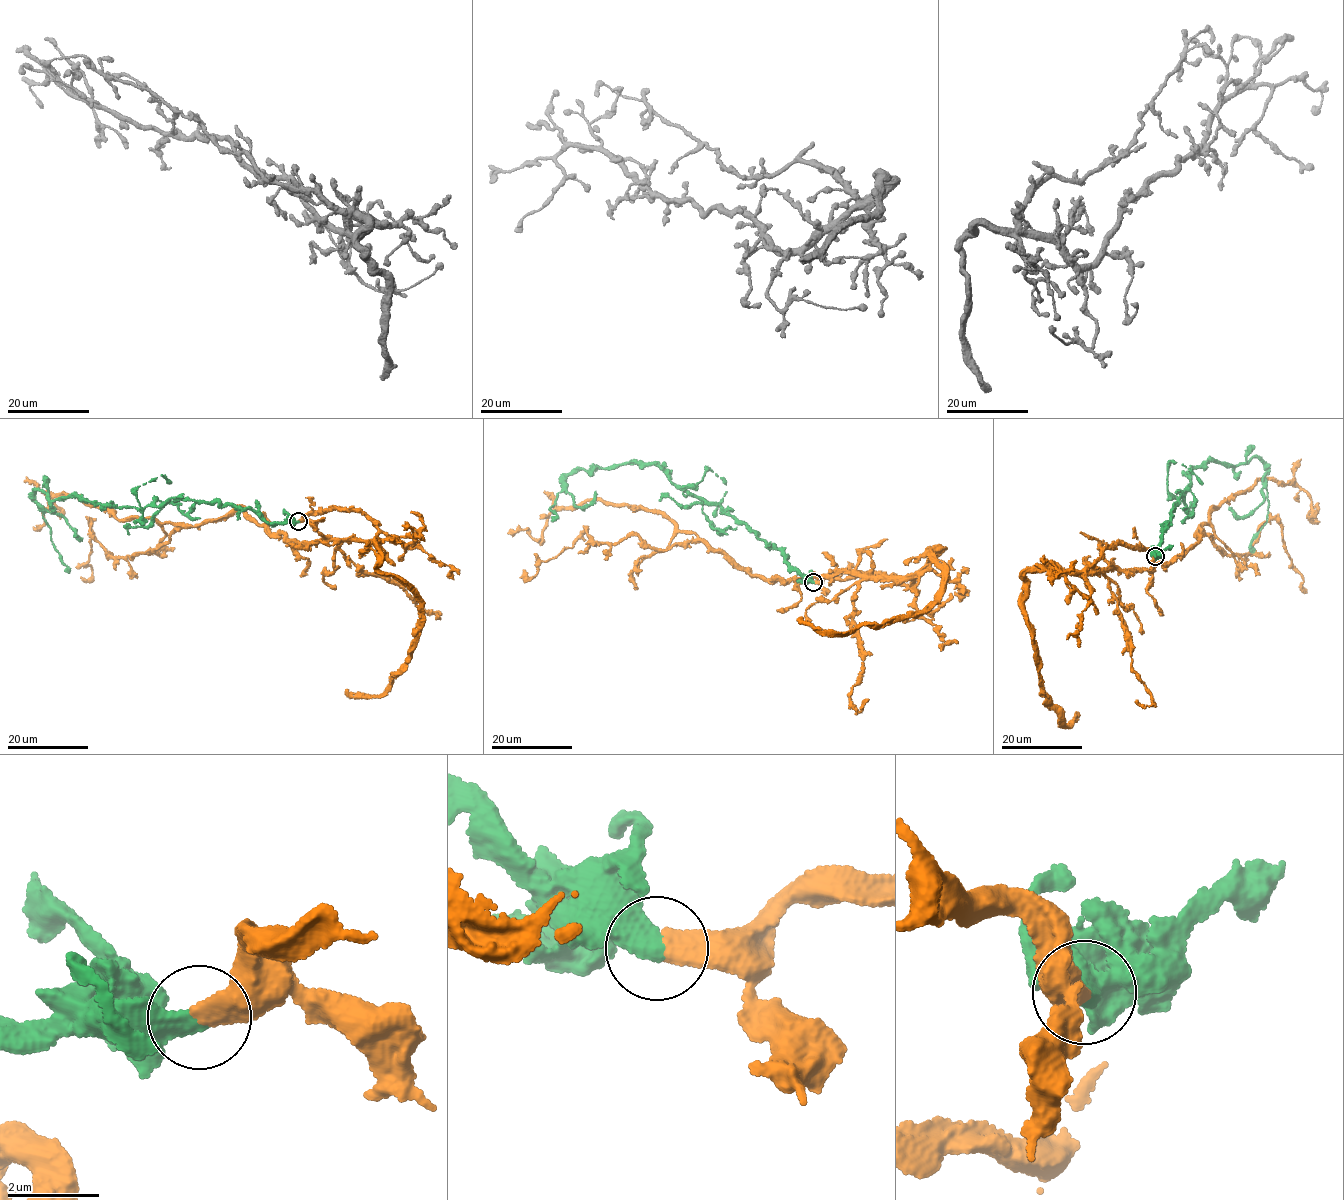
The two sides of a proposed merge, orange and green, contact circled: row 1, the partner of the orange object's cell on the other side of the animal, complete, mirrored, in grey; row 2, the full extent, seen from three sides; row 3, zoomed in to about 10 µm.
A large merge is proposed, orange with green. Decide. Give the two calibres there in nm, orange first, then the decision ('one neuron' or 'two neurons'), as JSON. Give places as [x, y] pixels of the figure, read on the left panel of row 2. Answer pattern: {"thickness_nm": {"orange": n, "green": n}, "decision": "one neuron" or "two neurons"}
{"thickness_nm": {"orange": 500, "green": 550}, "decision": "one neuron"}

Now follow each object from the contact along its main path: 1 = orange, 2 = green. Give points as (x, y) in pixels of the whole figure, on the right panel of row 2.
1: (1155, 557), (1119, 544), (1077, 574), (1181, 556), (1212, 509), (1263, 478), (1304, 491), (1318, 522)
2: (1155, 557), (1191, 470), (1255, 457), (1268, 507), (1253, 553)

